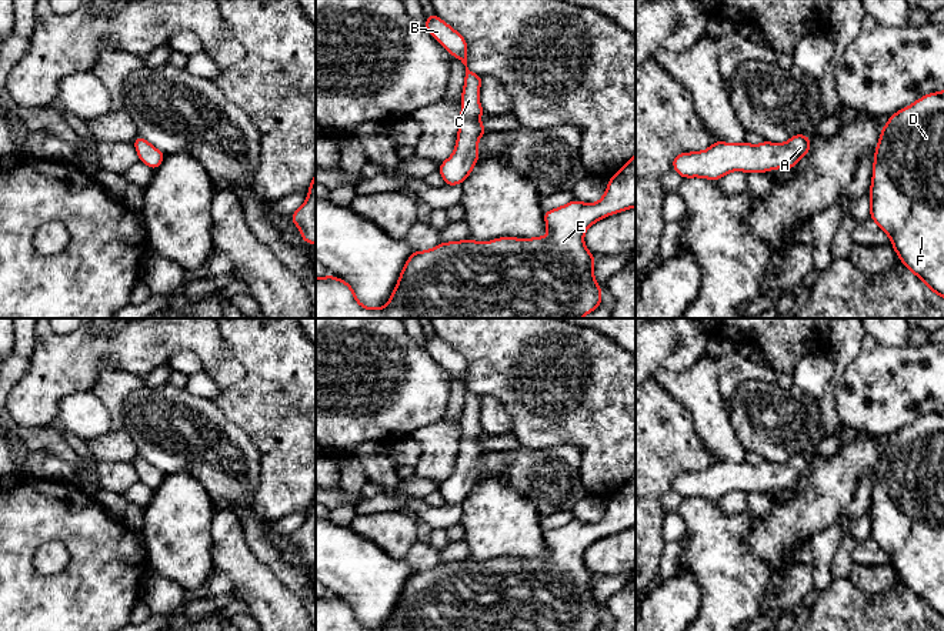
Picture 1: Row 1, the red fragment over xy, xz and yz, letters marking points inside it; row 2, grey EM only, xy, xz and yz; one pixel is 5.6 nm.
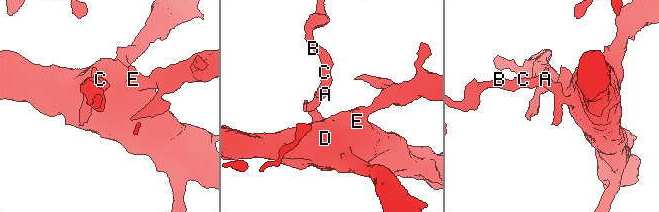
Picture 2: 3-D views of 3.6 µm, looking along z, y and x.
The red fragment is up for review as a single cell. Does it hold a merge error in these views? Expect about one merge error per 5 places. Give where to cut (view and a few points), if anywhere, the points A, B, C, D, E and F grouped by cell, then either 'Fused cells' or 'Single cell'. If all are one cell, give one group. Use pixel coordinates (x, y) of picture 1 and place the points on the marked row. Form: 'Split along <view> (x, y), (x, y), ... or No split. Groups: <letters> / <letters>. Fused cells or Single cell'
No split. Groups: A B C D E F. Single cell

